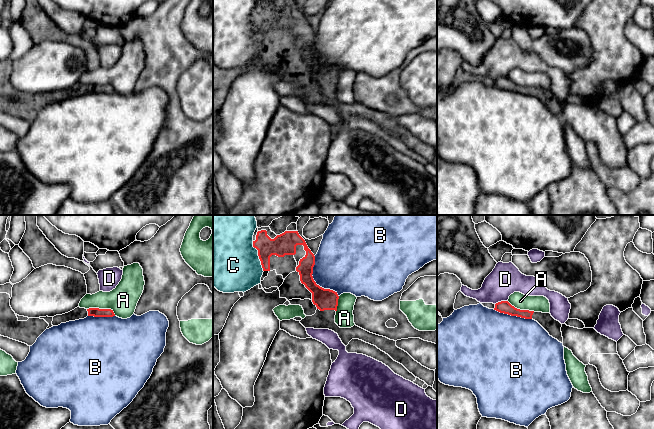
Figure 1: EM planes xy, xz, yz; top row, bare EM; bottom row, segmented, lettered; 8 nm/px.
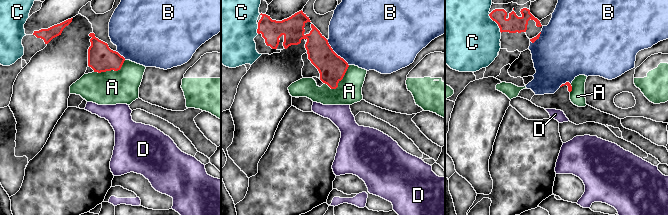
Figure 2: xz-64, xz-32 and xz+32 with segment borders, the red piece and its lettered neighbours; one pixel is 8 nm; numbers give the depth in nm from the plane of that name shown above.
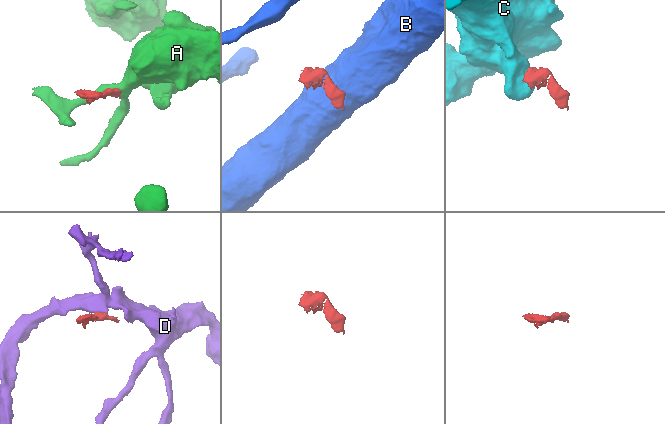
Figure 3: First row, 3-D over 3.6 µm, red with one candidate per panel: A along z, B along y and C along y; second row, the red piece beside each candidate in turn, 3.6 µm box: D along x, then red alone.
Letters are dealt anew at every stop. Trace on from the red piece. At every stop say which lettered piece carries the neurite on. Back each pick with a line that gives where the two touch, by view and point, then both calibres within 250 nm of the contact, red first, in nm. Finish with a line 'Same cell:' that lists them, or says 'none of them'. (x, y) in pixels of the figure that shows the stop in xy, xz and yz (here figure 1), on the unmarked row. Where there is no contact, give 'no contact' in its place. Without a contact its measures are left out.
Same cell: none of them

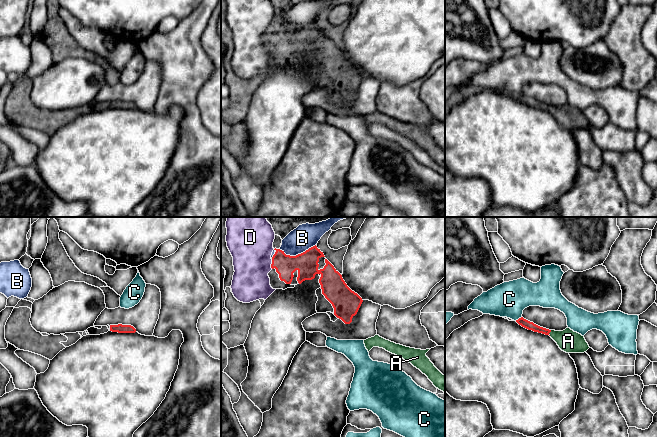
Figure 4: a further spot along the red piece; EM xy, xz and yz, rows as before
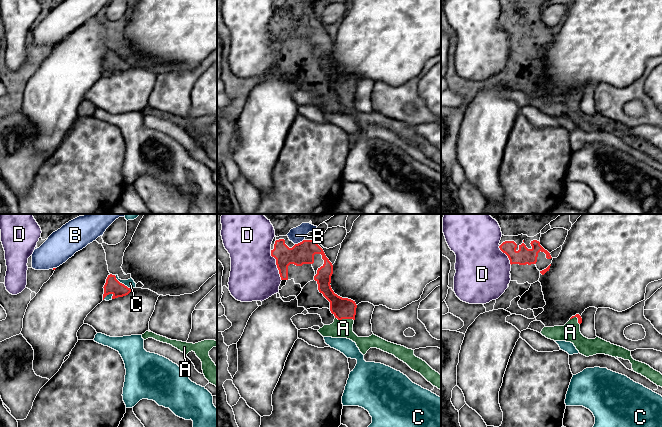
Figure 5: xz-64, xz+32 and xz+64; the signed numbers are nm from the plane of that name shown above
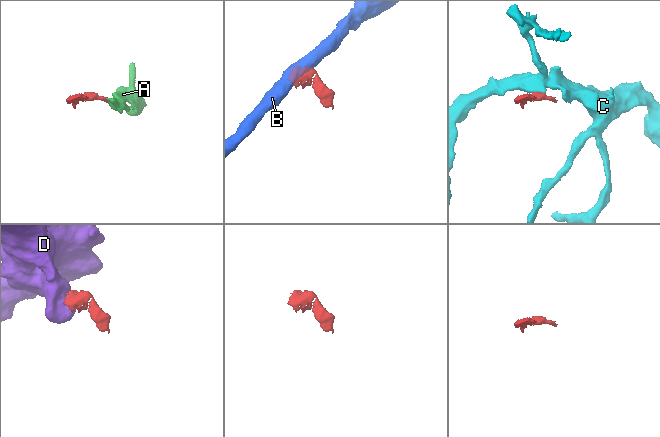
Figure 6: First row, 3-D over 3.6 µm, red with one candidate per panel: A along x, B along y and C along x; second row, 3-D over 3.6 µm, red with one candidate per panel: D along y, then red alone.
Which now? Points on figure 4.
A: yz (549, 108) | 70/180 nm
Same cell: A

